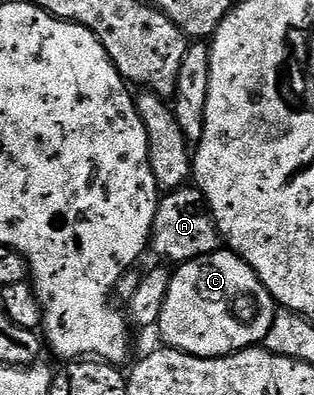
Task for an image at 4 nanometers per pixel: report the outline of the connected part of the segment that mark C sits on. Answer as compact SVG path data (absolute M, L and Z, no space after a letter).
M222 247L216 253L182 261L172 270L167 287L167 299L163 299L163 311L159 315L155 329L161 332L166 346L190 353L196 357L226 357L238 353L240 349L260 346L267 331L271 331L273 316L278 306L273 296L263 287L259 275L237 253Z

